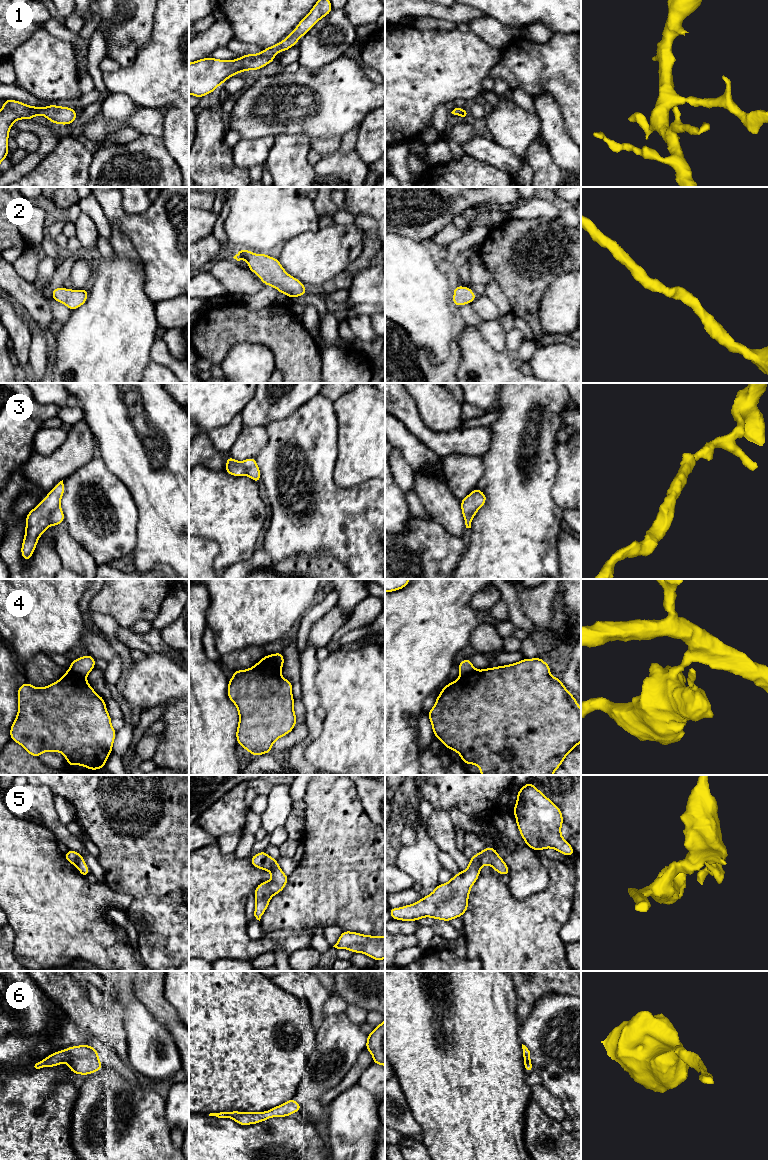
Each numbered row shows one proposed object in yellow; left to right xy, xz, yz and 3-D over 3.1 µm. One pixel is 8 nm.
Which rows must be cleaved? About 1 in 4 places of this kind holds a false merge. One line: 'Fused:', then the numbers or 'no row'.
Fused: 4

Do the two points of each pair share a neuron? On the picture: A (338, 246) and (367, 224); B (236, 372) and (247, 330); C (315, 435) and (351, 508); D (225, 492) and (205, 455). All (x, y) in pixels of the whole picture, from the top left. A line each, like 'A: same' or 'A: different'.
A: different
B: different
C: same
D: different

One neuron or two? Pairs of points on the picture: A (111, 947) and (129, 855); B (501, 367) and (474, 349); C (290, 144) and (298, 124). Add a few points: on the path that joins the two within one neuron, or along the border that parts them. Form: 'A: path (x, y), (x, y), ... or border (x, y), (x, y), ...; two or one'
A: border (104, 883), (133, 897), (128, 909); two
B: path (494, 367), (481, 356); one
C: border (274, 136), (280, 134), (305, 134), (309, 138); two

